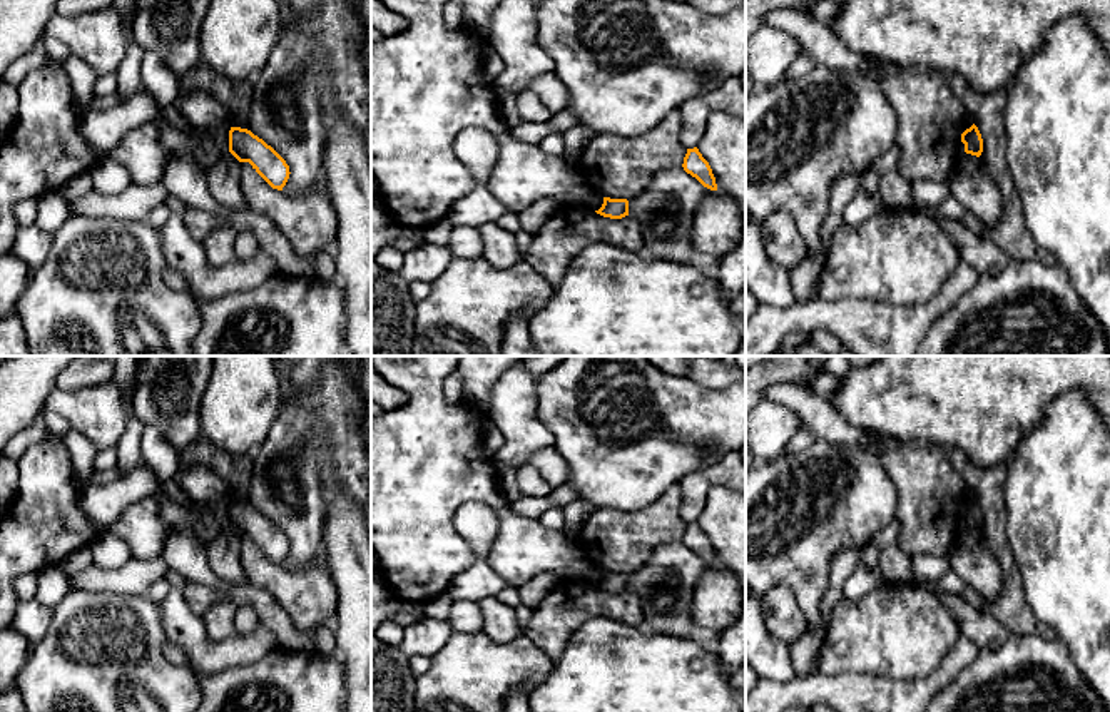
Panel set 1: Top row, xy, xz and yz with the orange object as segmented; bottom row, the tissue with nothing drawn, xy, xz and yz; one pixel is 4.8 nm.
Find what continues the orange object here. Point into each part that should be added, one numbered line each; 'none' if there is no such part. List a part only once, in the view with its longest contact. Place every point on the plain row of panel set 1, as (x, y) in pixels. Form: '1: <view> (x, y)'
none

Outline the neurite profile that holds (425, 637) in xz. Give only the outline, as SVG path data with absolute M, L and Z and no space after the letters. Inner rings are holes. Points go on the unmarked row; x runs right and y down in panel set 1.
M421 618L405 627L400 650L410 657L433 657L451 638L453 630L446 620Z

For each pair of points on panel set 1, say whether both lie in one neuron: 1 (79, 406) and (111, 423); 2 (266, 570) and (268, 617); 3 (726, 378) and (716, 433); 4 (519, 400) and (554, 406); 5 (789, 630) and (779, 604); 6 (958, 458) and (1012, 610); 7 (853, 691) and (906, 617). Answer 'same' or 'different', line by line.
1: same
2: different
3: different
4: different
5: same
6: same
7: different

